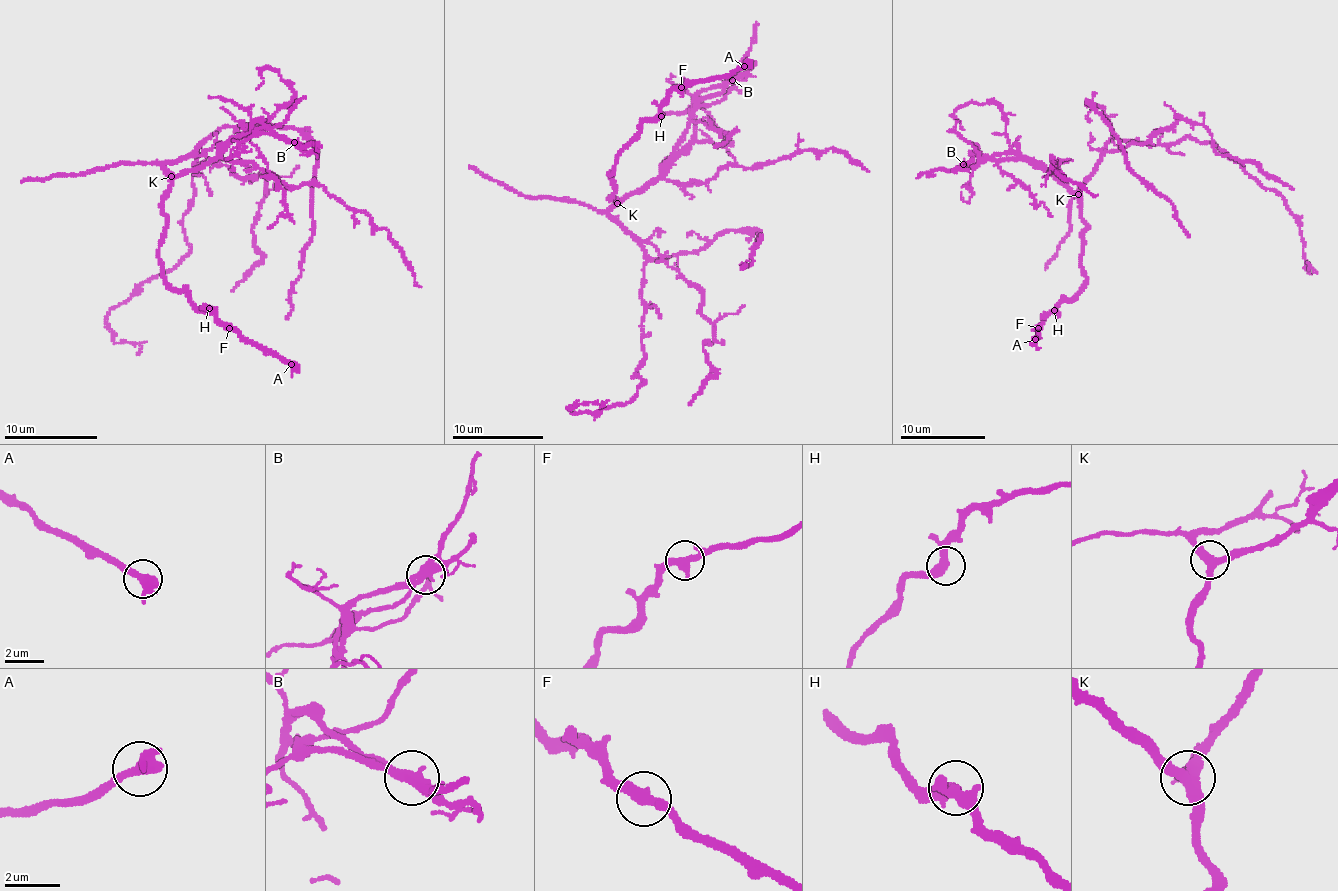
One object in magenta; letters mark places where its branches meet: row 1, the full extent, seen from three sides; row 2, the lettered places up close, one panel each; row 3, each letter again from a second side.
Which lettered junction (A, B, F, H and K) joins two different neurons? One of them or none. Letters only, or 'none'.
B

